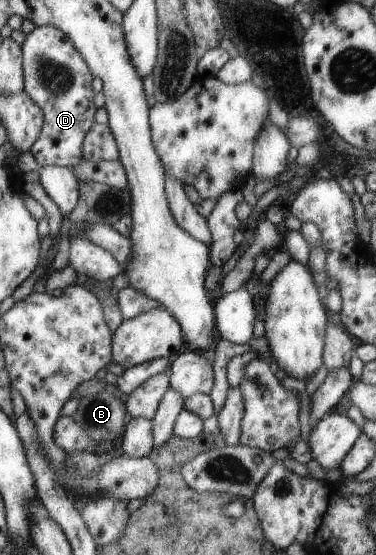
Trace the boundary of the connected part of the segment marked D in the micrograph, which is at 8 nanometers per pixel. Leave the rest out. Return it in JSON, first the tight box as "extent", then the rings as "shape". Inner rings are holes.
{"extent":[20,25,95,169],"shape":[[[49,25],[35,26],[25,35],[20,49],[23,91],[41,107],[44,116],[40,136],[30,148],[30,153],[43,168],[53,165],[70,169],[83,160],[84,137],[92,128],[95,115],[89,67],[68,36]]]}

